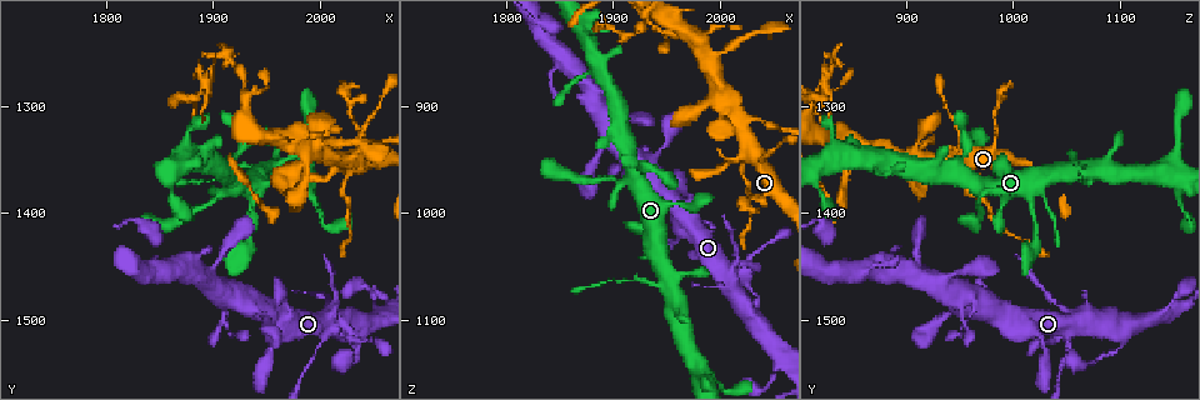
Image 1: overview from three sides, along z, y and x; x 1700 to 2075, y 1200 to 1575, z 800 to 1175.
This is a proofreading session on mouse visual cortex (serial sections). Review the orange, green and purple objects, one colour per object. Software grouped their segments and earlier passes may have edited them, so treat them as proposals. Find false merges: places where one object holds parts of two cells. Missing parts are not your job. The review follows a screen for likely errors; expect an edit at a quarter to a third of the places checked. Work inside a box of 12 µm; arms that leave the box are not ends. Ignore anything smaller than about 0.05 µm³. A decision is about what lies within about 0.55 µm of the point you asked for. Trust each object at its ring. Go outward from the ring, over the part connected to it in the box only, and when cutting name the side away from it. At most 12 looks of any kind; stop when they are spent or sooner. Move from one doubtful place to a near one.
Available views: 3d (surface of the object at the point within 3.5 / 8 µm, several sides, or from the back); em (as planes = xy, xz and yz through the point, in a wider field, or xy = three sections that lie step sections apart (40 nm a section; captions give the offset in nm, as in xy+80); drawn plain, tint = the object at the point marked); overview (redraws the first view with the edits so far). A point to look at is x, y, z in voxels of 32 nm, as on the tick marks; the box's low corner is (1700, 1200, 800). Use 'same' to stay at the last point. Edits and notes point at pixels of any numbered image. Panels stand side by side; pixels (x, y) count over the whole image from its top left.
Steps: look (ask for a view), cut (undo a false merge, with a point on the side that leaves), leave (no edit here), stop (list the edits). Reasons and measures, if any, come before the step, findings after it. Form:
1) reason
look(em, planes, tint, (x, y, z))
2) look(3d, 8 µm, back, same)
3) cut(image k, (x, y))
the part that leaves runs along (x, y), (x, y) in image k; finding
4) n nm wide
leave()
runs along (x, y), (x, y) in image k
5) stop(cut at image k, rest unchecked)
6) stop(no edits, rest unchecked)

two arms in line, one across
look(3d, 8 µm, back, (1950, 1362, 1062))

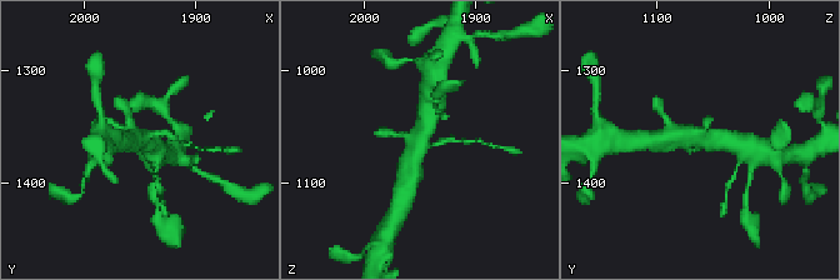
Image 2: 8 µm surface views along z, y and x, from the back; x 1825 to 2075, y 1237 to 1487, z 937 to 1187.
look(em, xy, step 1, tint, (1950, 1360, 1064))

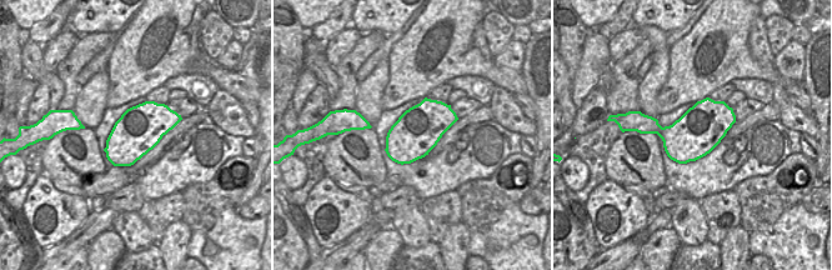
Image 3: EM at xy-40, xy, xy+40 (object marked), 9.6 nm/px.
leave()
continuous, no second cell

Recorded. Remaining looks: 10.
arms part here
look(3d, 8 µm, (1988, 1382, 1154))

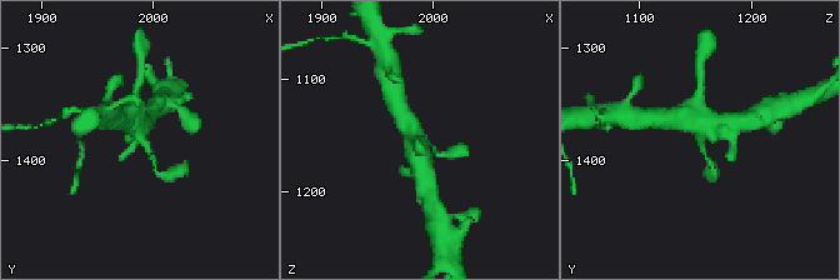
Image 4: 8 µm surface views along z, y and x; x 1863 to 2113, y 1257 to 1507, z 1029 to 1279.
look(em, planes, tint, (1990, 1382, 1154))

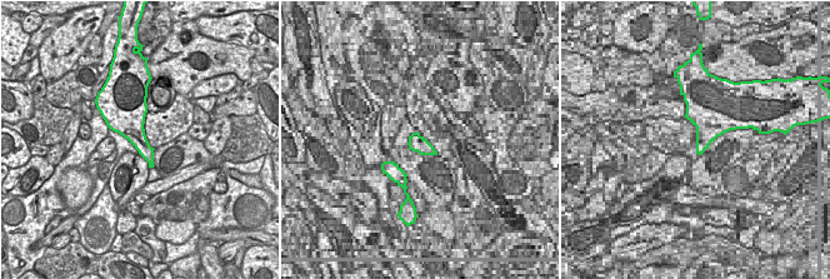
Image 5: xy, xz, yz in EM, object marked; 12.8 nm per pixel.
leave()
one cell here

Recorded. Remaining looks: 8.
calibre changes
look(3d, 3.5 µm, (2032, 1310, 984))

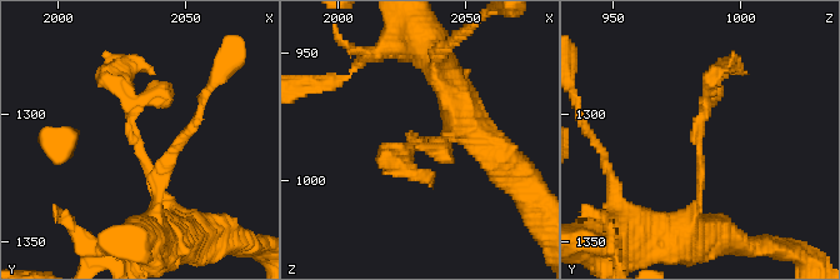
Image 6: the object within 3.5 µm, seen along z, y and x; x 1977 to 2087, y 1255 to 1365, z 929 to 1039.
look(em, xy, step 3, tint, (2031, 1311, 983))

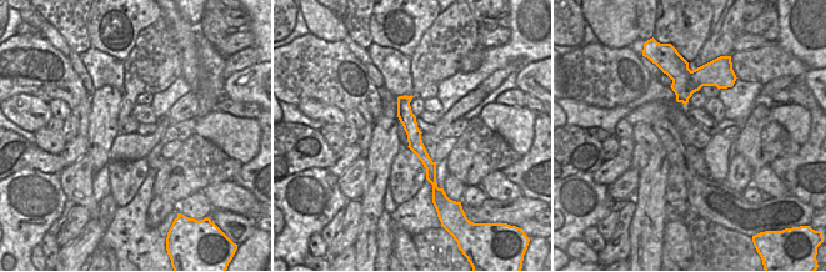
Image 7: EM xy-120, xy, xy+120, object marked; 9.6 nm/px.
leave()
runs along (175, 213), (140, 155), (125, 71) in image 6; all the same cell

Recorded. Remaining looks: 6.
sharp bend
look(3d, 3.5 µm, back, (2018, 1352, 914))

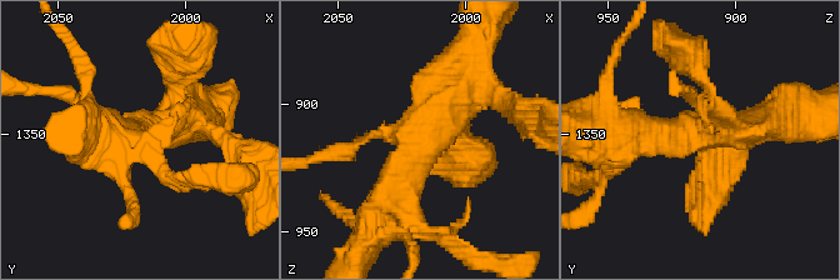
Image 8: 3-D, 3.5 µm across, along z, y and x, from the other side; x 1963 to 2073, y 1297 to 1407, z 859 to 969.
4 arms; arms of 100, 150, 450, 500 nm; now the EM
look(em, xy, step 1, tint, (2019, 1350, 914))

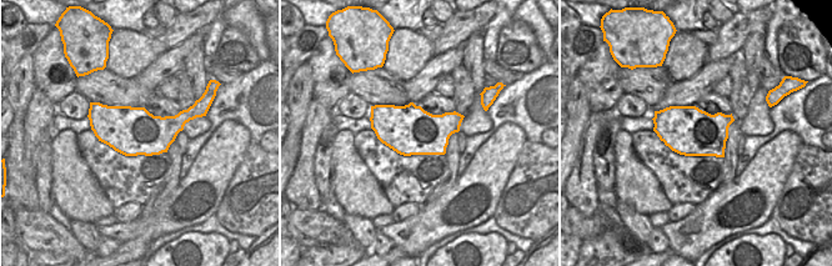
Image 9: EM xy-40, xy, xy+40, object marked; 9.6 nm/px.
leave()
runs along (383, 214), (418, 140), (468, 80) in image 8; all the same cell

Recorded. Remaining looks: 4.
two arms at a narrow angle
look(em, xy, step 1, tint, (2012, 1510, 1050))

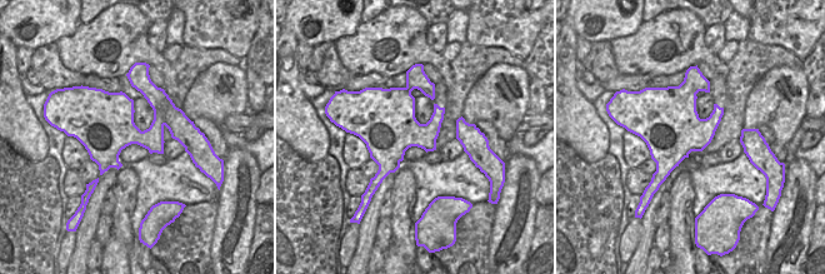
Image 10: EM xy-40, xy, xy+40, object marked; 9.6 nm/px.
wider look
look(3d, 3.5 µm, same)

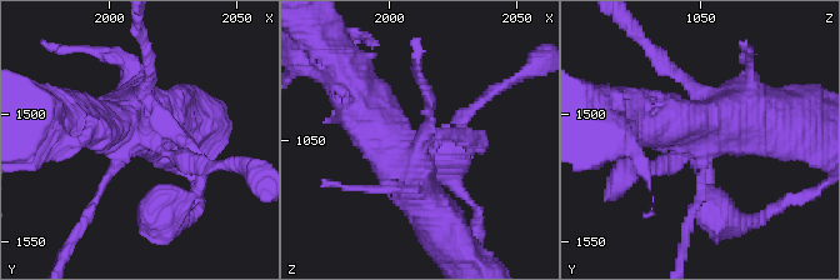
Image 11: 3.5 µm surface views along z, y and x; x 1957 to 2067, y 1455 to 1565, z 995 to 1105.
500 nm wide
leave()
runs along (80, 124), (119, 124), (210, 165) in image 11; continuous, no second cell

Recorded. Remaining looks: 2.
stop(no edits, rest unchecked)

